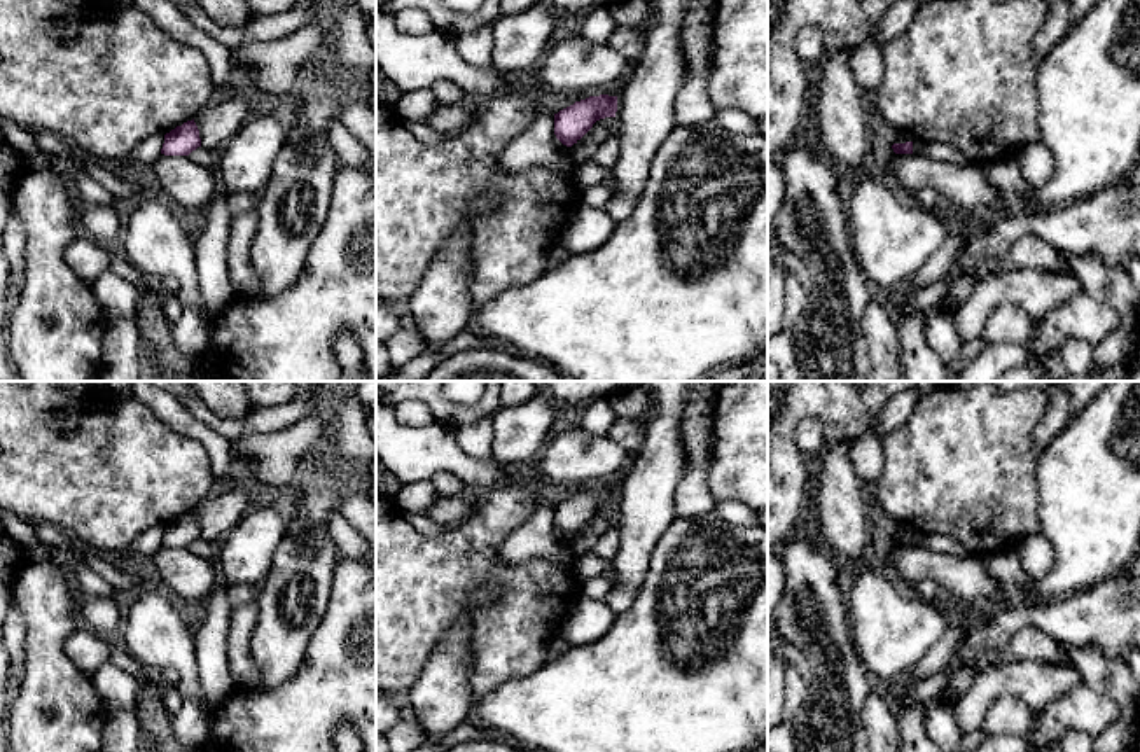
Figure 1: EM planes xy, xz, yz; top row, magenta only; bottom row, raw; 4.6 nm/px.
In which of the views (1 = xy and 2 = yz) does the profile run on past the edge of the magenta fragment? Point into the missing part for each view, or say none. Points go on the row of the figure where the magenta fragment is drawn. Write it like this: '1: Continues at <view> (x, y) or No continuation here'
1: No continuation here
2: No continuation here

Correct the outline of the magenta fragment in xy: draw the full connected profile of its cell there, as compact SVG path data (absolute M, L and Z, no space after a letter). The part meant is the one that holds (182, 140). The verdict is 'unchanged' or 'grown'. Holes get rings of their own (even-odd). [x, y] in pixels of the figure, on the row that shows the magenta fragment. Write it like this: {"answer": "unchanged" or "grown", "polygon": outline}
{"answer": "unchanged", "polygon": "M192 119L164 135L161 154L189 156L198 147L201 147L201 138L199 138L199 129Z"}

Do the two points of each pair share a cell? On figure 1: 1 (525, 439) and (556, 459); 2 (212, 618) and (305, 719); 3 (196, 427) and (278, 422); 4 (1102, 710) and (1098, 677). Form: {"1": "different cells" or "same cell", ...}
{"1": "different cells", "2": "different cells", "3": "different cells", "4": "different cells"}

